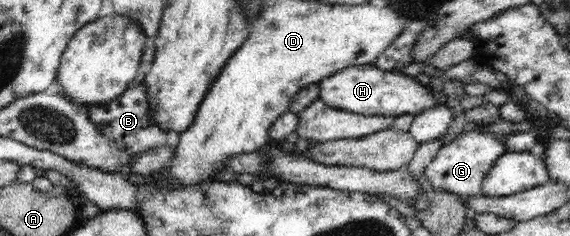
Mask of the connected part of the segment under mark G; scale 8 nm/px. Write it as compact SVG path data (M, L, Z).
M472 128L460 135L437 152L426 167L424 177L430 181L434 189L450 191L459 196L474 196L480 194L481 183L484 181L494 161L507 152L503 143L503 136L487 133L480 128Z

